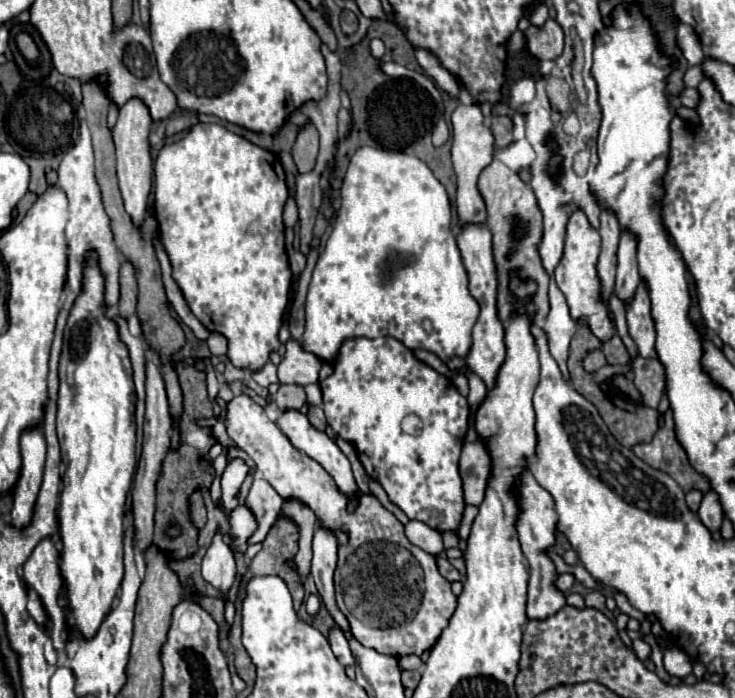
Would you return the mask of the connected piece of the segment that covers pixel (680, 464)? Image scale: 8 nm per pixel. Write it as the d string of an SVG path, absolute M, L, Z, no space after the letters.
M667 410L667 420L665 420L663 428L659 428L659 432L655 434L653 442L637 444L637 446L633 446L633 452L645 464L651 464L653 468L663 470L669 476L675 476L675 480L679 480L679 484L683 484L685 492L689 492L691 488L699 488L705 494L709 490L709 478L699 474L691 466L683 446L679 444L677 436L675 436L675 422L673 422L671 410Z

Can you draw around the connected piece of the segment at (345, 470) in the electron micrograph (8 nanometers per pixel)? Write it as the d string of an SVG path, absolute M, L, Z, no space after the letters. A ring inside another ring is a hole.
M285 410L279 416L277 424L297 450L301 450L307 456L311 456L313 460L317 460L335 478L339 490L343 490L349 496L357 490L347 456L339 450L339 446L325 432L317 430L309 422L307 414L303 414L299 410Z

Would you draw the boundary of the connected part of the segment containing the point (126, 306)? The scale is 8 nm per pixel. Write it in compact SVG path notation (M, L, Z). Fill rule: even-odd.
M129 262L121 266L121 300L119 300L119 316L129 318L137 312L137 280L135 270Z

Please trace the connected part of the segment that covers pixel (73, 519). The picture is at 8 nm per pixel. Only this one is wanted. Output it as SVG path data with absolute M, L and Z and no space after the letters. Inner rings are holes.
M91 254L85 278L83 294L75 302L65 326L63 352L59 362L59 410L57 410L57 434L61 444L61 456L65 464L61 510L59 510L59 534L63 542L61 552L61 578L67 592L67 608L73 616L73 626L83 638L93 638L111 612L111 604L117 596L117 588L123 578L123 514L127 492L135 474L135 386L131 380L131 362L127 348L119 340L115 322L103 316L103 276L97 270L95 254Z

